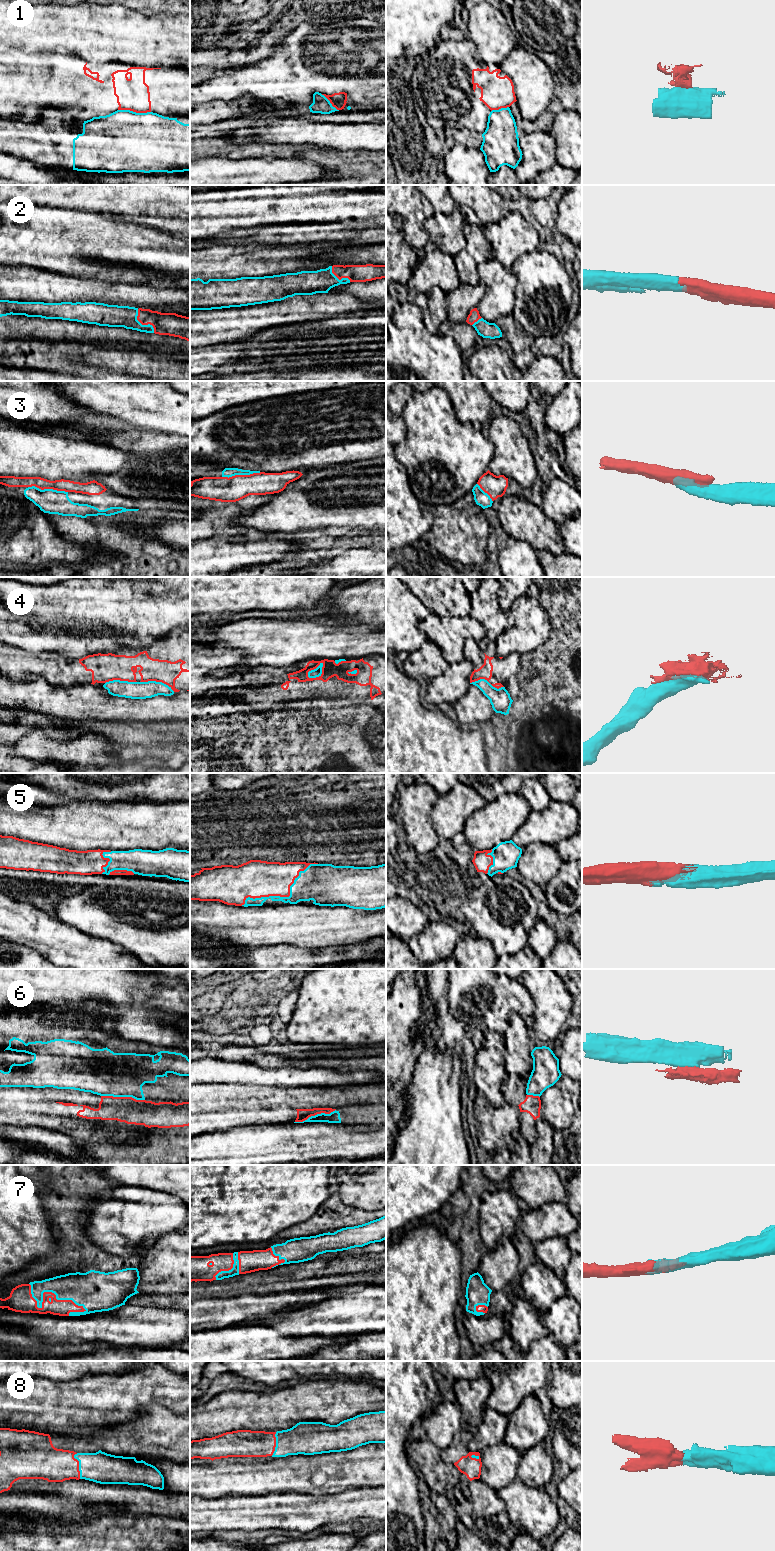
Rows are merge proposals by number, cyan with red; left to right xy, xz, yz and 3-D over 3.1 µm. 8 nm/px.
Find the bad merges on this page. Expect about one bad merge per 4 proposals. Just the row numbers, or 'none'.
1, 4, 6

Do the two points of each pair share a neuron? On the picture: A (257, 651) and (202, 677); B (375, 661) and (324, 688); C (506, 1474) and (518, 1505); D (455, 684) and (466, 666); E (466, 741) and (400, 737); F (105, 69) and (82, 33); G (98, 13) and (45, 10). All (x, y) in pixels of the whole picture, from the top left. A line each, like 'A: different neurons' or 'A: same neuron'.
A: different neurons
B: same neuron
C: different neurons
D: same neuron
E: same neuron
F: different neurons
G: same neuron

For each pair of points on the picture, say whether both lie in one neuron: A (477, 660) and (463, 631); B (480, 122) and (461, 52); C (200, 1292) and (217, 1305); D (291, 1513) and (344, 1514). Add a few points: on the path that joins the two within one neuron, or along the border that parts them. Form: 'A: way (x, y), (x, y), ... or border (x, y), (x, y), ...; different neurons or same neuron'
A: border (472, 637), (465, 642), (464, 658); different neurons
B: way (476, 105), (476, 84), (472, 69); same neuron
C: border (211, 1296), (200, 1298); different neurons
D: way (304, 1513), (331, 1513); same neuron

